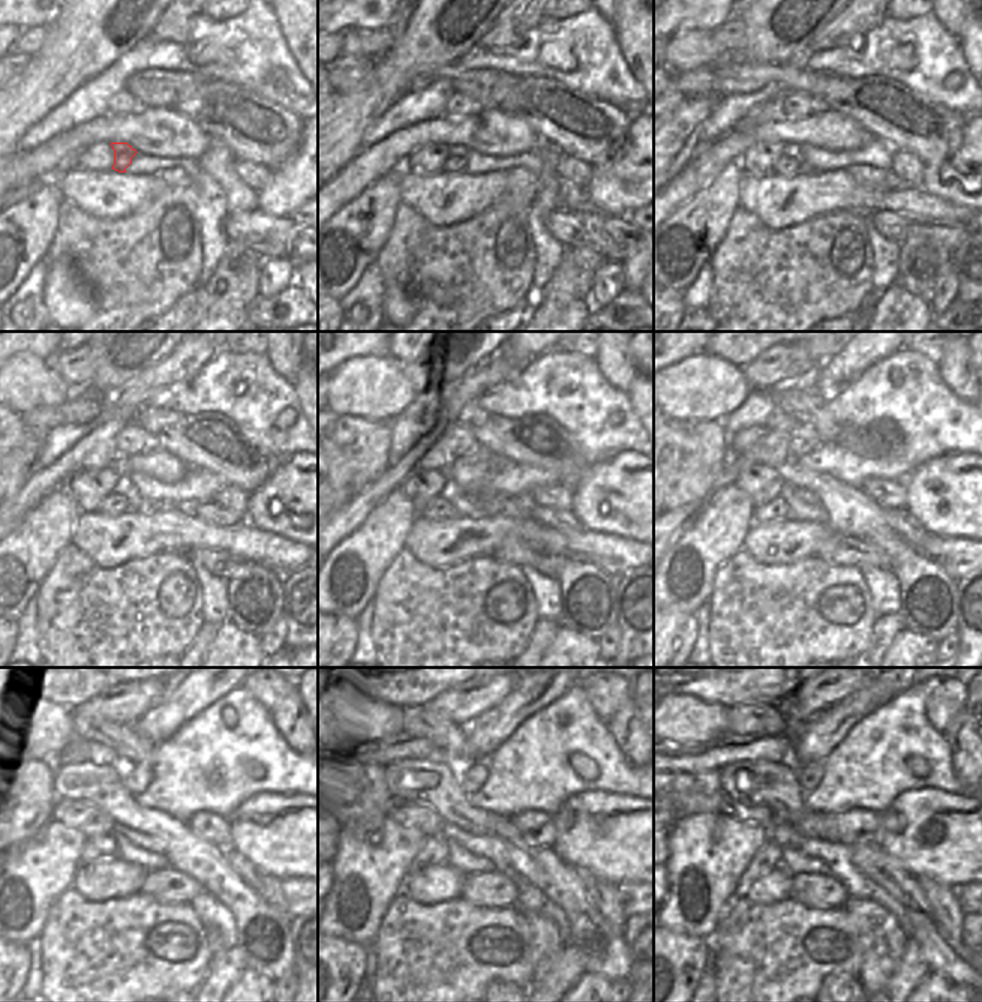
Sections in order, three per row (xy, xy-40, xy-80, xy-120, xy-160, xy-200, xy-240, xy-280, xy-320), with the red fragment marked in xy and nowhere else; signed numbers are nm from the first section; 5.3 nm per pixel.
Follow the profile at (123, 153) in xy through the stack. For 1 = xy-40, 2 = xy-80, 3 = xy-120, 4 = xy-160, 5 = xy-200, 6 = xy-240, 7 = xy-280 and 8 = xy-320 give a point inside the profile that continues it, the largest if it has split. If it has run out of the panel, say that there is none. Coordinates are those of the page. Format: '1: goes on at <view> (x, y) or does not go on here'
1: goes on at xy-40 (456, 161)
2: goes on at xy-80 (790, 162)
3: goes on at xy-120 (123, 497)
4: goes on at xy-160 (441, 509)
5: goes on at xy-200 (777, 509)
6: goes on at xy-240 (104, 846)
7: goes on at xy-280 (435, 848)
8: goes on at xy-320 (768, 857)

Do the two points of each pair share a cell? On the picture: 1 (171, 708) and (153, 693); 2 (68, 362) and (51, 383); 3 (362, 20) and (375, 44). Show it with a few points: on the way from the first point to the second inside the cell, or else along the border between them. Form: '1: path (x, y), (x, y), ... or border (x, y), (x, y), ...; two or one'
1: border (171, 683), (171, 687), (135, 723); two
2: border (47, 362), (72, 390); two
3: border (393, 15), (381, 27), (360, 32); two

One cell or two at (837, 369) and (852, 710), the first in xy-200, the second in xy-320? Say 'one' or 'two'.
one

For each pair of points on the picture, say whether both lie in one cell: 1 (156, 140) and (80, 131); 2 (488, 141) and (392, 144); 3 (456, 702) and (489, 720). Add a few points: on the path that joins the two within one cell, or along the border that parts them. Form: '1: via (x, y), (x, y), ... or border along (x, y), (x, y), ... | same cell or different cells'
1: via (137, 131), (99, 131) | same cell
2: via (464, 132), (425, 132), (416, 137) | same cell
3: border along (508, 693), (485, 710), (467, 728) | different cells

